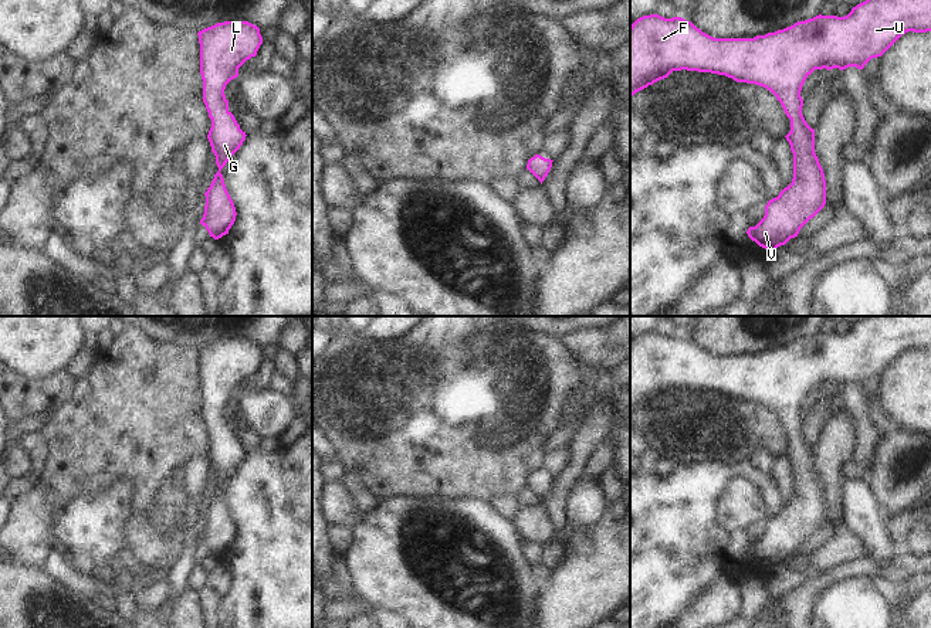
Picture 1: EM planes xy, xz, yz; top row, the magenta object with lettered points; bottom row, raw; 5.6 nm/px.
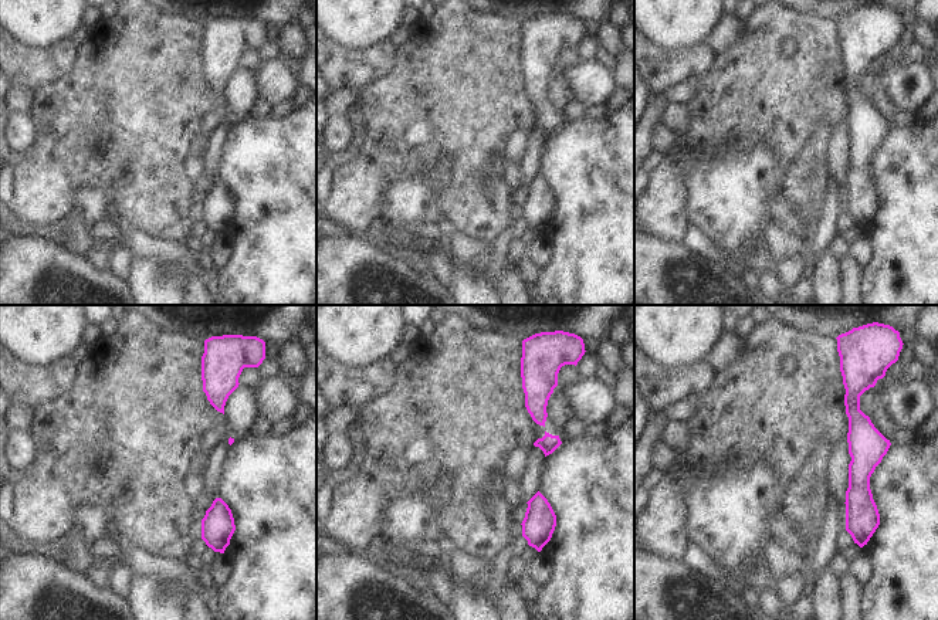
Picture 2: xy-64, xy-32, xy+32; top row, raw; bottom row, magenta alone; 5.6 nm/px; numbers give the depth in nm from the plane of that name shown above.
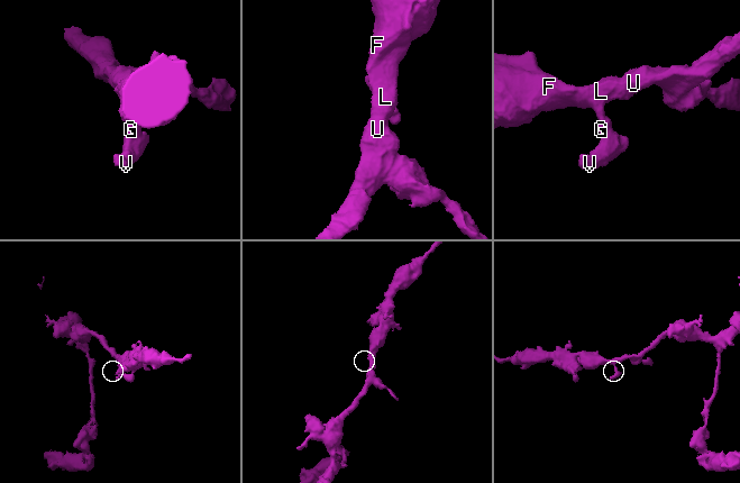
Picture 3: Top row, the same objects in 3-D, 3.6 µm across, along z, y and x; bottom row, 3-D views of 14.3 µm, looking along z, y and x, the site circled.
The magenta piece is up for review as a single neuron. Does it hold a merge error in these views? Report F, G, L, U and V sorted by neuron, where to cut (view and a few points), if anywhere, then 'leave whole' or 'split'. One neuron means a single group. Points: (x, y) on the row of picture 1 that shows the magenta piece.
F G L U V | no cut | leave whole

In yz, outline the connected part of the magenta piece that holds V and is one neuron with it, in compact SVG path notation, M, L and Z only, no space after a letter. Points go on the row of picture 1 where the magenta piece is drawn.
M866 0L853 7L844 17L819 14L813 18L798 21L783 30L754 38L714 38L681 17L643 16L630 26L630 99L636 92L667 78L673 71L681 69L725 75L737 82L764 86L776 96L786 116L790 119L790 132L785 138L793 153L793 179L778 197L768 201L764 218L747 231L748 237L759 247L773 252L790 238L798 237L800 228L826 204L826 180L815 153L815 129L806 123L802 115L803 99L800 91L806 78L815 69L823 68L829 71L833 68L843 71L849 67L863 69L871 58L881 57L908 31L931 31L931 0Z

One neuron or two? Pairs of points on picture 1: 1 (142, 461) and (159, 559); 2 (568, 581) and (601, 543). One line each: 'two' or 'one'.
1: one
2: one

